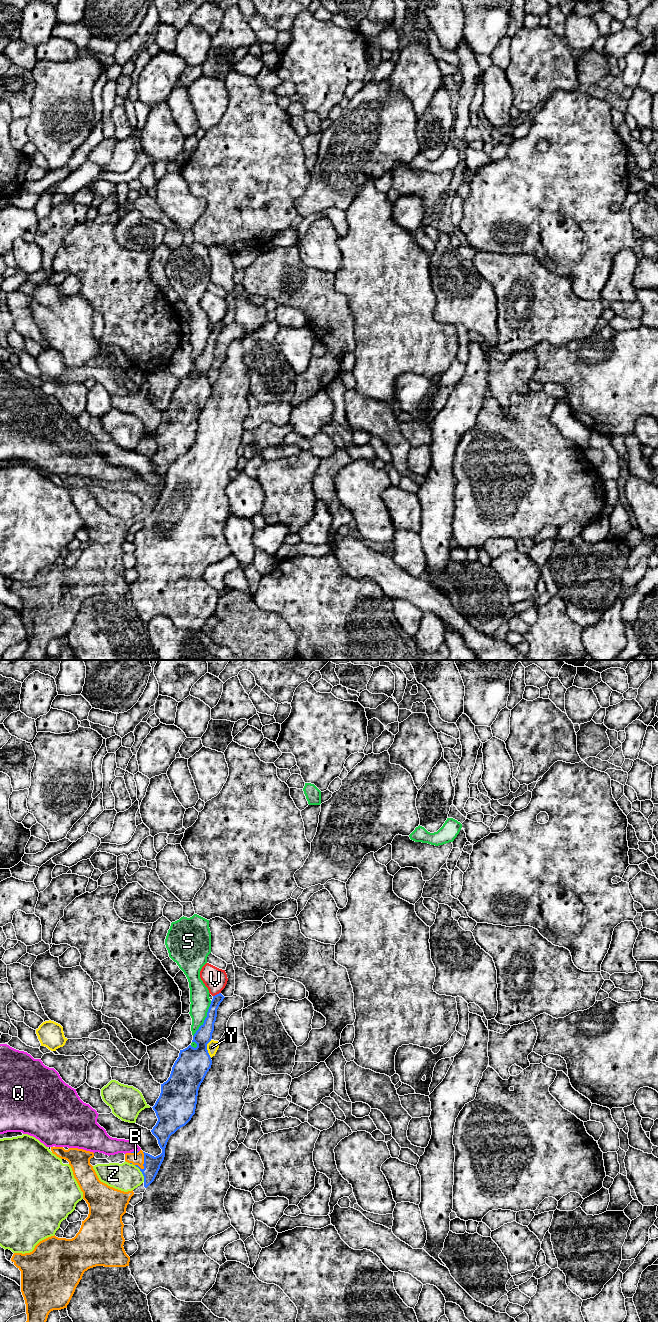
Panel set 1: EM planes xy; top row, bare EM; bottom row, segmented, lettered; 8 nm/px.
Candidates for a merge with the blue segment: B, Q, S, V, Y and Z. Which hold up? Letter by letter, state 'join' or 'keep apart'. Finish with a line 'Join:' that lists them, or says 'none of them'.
B: join
Q: keep apart
S: keep apart
V: keep apart
Y: keep apart
Z: keep apart
Join: B

